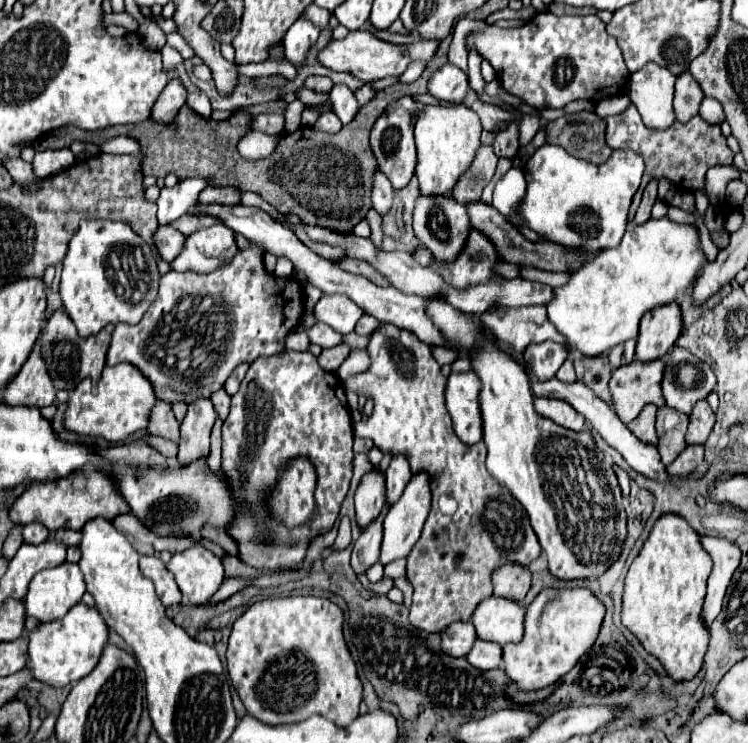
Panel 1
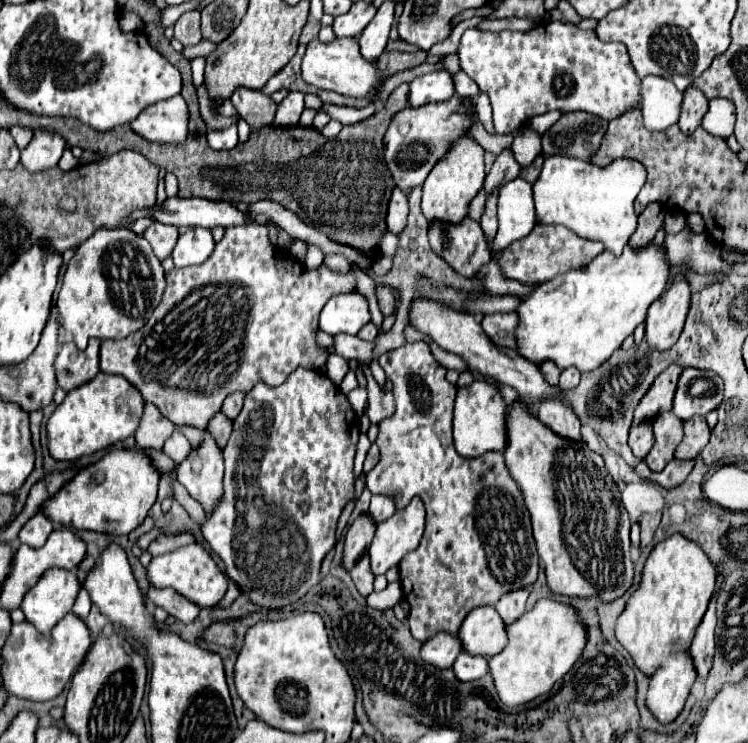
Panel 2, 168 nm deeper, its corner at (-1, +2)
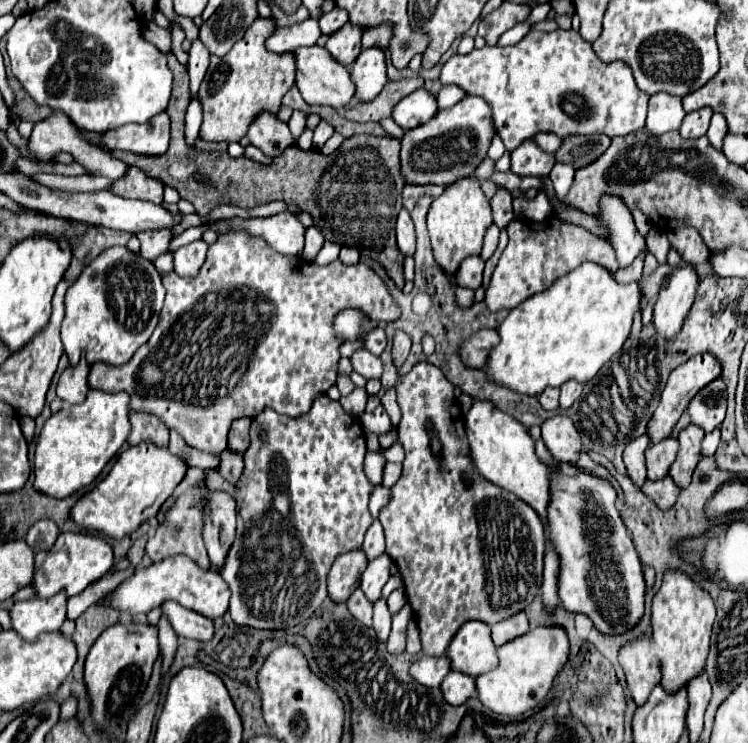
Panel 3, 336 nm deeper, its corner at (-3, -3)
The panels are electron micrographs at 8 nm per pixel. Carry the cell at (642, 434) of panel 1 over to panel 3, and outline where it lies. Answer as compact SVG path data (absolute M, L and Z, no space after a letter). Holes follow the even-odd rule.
M642 435L634 441L630 441L624 449L624 465L626 465L626 471L628 471L628 477L632 479L632 483L636 487L642 487L642 483L646 481L646 465L644 465L644 451L648 447L648 437Z

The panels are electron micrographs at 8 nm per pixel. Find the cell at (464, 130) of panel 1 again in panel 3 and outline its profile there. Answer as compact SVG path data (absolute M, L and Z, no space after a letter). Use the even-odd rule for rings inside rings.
M468 177L456 181L454 185L448 185L446 191L432 201L428 211L428 231L430 231L432 251L440 269L448 273L452 285L456 285L456 271L460 267L460 261L464 261L464 257L480 255L486 229L490 225L492 225L492 209L476 177Z

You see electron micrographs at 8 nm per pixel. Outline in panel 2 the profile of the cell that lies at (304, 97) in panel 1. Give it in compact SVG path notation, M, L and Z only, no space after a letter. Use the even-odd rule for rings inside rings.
M294 90L278 104L274 124L276 126L296 126L302 110L304 110L304 94Z

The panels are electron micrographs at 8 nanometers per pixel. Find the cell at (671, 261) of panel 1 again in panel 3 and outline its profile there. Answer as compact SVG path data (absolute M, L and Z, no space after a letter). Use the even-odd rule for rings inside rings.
M596 263L580 265L544 293L530 297L508 313L498 327L500 343L488 353L486 381L530 397L538 397L546 387L560 387L570 379L590 381L624 345L640 303L638 283L620 285L604 267Z

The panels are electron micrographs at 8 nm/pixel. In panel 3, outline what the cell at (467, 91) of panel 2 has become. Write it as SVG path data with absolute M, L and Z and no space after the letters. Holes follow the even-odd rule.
M444 85L444 87L438 91L438 95L436 95L438 109L446 109L446 107L456 105L464 95L466 95L466 93L460 91L458 87L454 87L454 85L452 85L452 87L450 87L450 85Z

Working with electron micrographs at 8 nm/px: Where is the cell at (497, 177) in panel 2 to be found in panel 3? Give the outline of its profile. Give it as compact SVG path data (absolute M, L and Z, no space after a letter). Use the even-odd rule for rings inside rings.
M498 189L494 199L490 201L492 205L492 213L494 213L494 223L500 227L500 229L506 229L506 225L514 219L514 213L512 213L512 195L510 191L506 189Z

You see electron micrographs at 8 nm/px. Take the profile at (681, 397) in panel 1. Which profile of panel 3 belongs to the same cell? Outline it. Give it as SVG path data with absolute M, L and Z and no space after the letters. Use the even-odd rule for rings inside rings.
M722 379L708 383L698 395L690 401L688 413L692 423L700 425L706 433L722 425L726 415L726 385Z

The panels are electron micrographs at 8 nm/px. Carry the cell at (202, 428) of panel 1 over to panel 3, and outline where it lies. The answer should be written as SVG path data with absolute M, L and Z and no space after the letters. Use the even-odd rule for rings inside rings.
M212 493L206 507L204 543L212 567L218 571L224 567L228 549L236 535L236 503L228 493Z

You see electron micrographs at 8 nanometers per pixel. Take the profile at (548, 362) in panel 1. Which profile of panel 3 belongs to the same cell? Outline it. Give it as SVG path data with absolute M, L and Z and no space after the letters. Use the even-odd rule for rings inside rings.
M548 387L540 397L538 397L538 401L540 401L540 405L546 409L546 411L552 411L552 409L558 409L558 389L552 389L552 387Z

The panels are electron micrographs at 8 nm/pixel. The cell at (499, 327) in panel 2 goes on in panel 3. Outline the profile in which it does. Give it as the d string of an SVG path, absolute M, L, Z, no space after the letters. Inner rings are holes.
M480 329L460 345L460 359L470 369L482 369L488 351L498 343L496 329Z

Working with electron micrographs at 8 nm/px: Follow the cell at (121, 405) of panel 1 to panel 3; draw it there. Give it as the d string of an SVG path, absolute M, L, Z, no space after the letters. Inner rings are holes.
M88 391L80 405L64 405L42 427L34 453L34 489L64 499L90 485L130 435L128 393Z

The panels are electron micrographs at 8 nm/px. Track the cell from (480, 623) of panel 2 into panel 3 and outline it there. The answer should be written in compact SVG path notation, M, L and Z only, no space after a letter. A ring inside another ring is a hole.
M468 621L456 633L446 649L450 669L476 677L496 667L496 647L490 637L490 627L482 621Z

